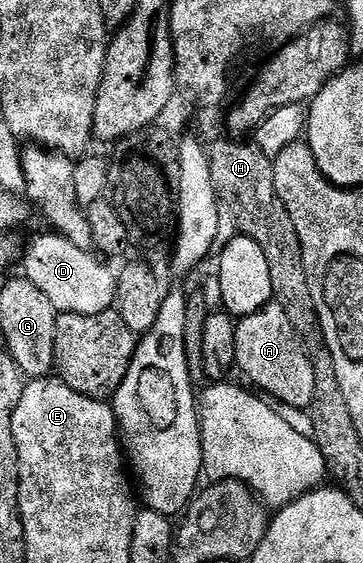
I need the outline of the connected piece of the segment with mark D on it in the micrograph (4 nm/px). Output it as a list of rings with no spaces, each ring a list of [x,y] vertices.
[[[58,234],[39,236],[31,245],[26,245],[25,255],[21,260],[22,275],[49,302],[53,302],[56,313],[72,312],[73,314],[101,314],[115,304],[115,285],[113,272],[110,272],[91,252],[73,246],[65,237]]]

